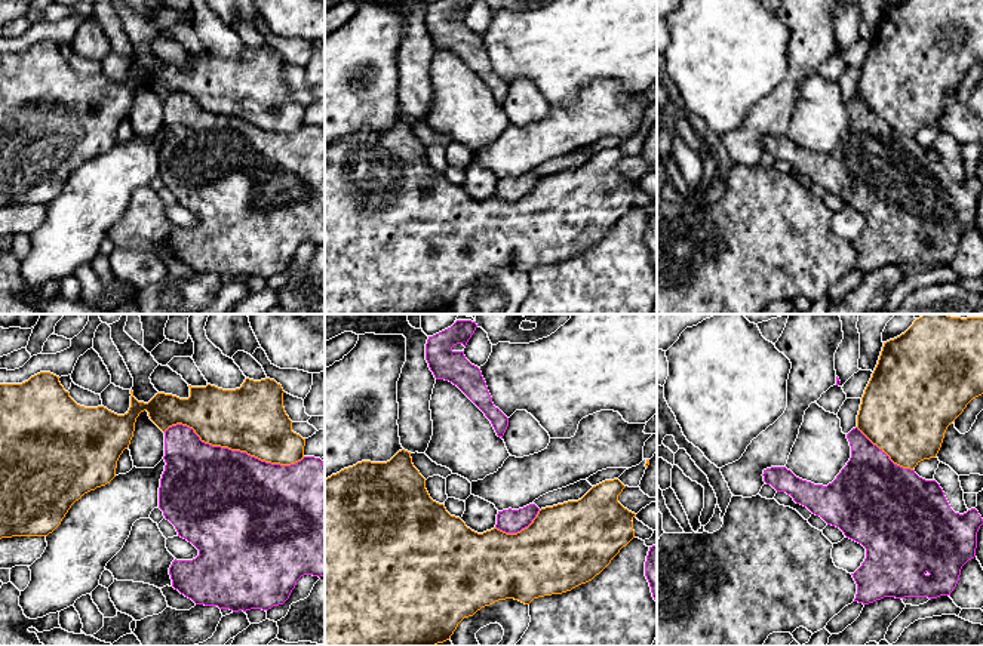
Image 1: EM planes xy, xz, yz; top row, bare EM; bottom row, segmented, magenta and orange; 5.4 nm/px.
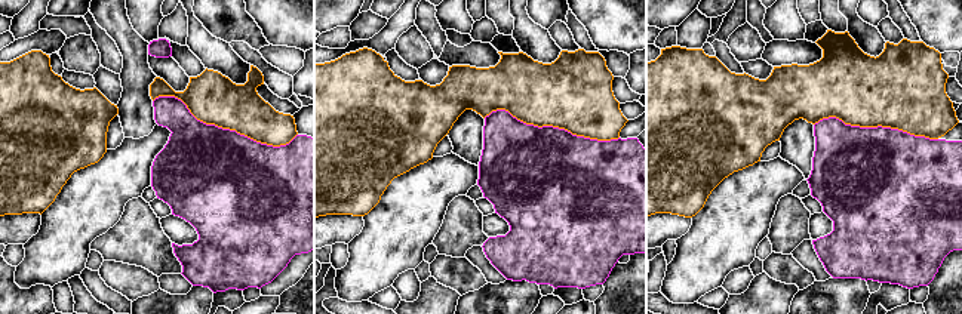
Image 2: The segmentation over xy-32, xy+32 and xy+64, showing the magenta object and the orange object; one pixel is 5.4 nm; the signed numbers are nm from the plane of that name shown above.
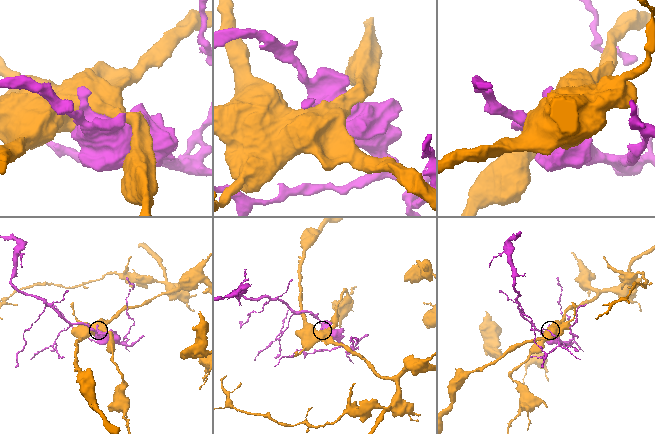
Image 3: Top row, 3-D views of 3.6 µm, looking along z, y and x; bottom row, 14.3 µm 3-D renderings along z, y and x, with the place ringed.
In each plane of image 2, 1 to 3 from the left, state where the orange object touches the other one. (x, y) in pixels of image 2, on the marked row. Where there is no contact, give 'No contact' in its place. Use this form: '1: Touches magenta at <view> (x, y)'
1: Touches magenta at xy-32 (224, 129)
2: Touches magenta at xy+32 (552, 126)
3: Touches magenta at xy+64 (878, 126)

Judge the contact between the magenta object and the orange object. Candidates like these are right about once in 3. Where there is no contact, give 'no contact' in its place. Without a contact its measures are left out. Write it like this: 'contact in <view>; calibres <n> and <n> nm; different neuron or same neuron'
contact in xy; calibres 500 and 360 nm; same neuron

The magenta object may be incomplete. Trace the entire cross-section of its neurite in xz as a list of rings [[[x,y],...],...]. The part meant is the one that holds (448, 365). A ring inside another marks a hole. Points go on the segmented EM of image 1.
[[[457,320],[451,327],[428,336],[426,360],[434,378],[457,385],[485,413],[497,436],[503,439],[509,418],[494,406],[480,369],[466,359],[464,351],[452,350],[457,344],[466,347],[476,327],[476,322]]]

